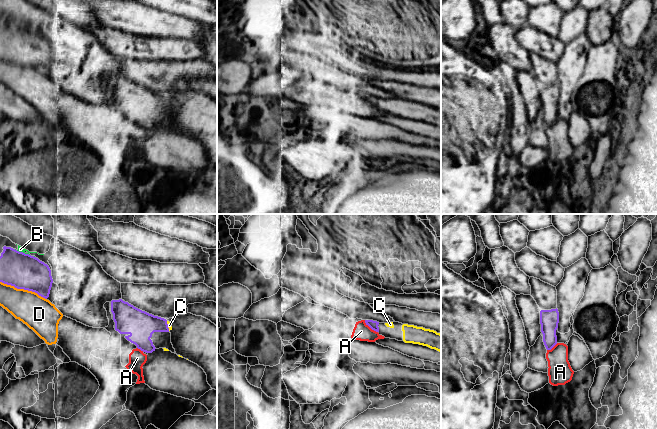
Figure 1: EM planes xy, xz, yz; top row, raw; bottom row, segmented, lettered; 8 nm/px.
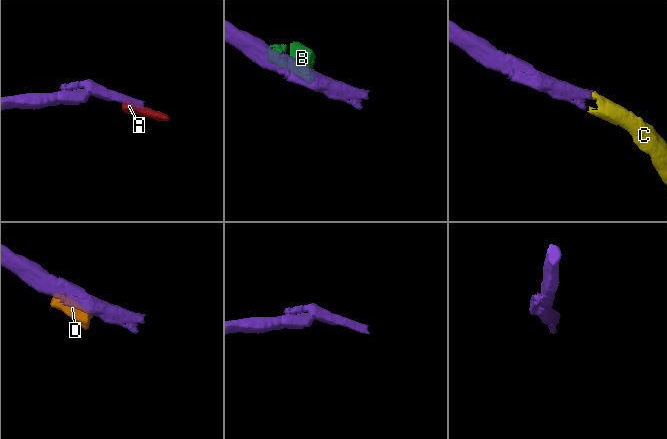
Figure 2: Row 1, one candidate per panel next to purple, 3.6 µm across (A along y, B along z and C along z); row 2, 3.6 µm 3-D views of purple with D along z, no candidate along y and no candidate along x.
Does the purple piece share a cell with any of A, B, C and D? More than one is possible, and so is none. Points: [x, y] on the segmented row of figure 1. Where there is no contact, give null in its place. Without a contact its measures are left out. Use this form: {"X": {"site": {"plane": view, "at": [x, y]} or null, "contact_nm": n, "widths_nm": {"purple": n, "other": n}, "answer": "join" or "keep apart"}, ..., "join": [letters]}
{"A": {"site": {"plane": "xz", "at": [370, 327]}, "contact_nm": 150, "widths_nm": {"purple": 70, "other": 140}, "answer": "keep apart"}, "B": {"site": {"plane": "xy", "at": [22, 252]}, "contact_nm": 140, "widths_nm": {"purple": 280, "other": 50}, "answer": "keep apart"}, "C": {"site": {"plane": "xy", "at": [167, 326]}, "contact_nm": 80, "widths_nm": {"purple": 220, "other": 30}, "answer": "join"}, "D": {"site": {"plane": "xy", "at": [23, 288]}, "contact_nm": 400, "widths_nm": {"purple": 280, "other": 280}, "answer": "keep apart"}, "join": ["C"]}

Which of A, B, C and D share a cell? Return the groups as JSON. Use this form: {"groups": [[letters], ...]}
{"groups": [["A", "D"], ["B"], ["C"]]}

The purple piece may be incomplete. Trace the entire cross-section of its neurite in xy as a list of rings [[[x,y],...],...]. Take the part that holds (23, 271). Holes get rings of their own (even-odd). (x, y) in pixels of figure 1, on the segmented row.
[[[4,246],[3,249],[0,256],[0,282],[35,292],[47,299],[53,283],[49,266],[11,247]]]

